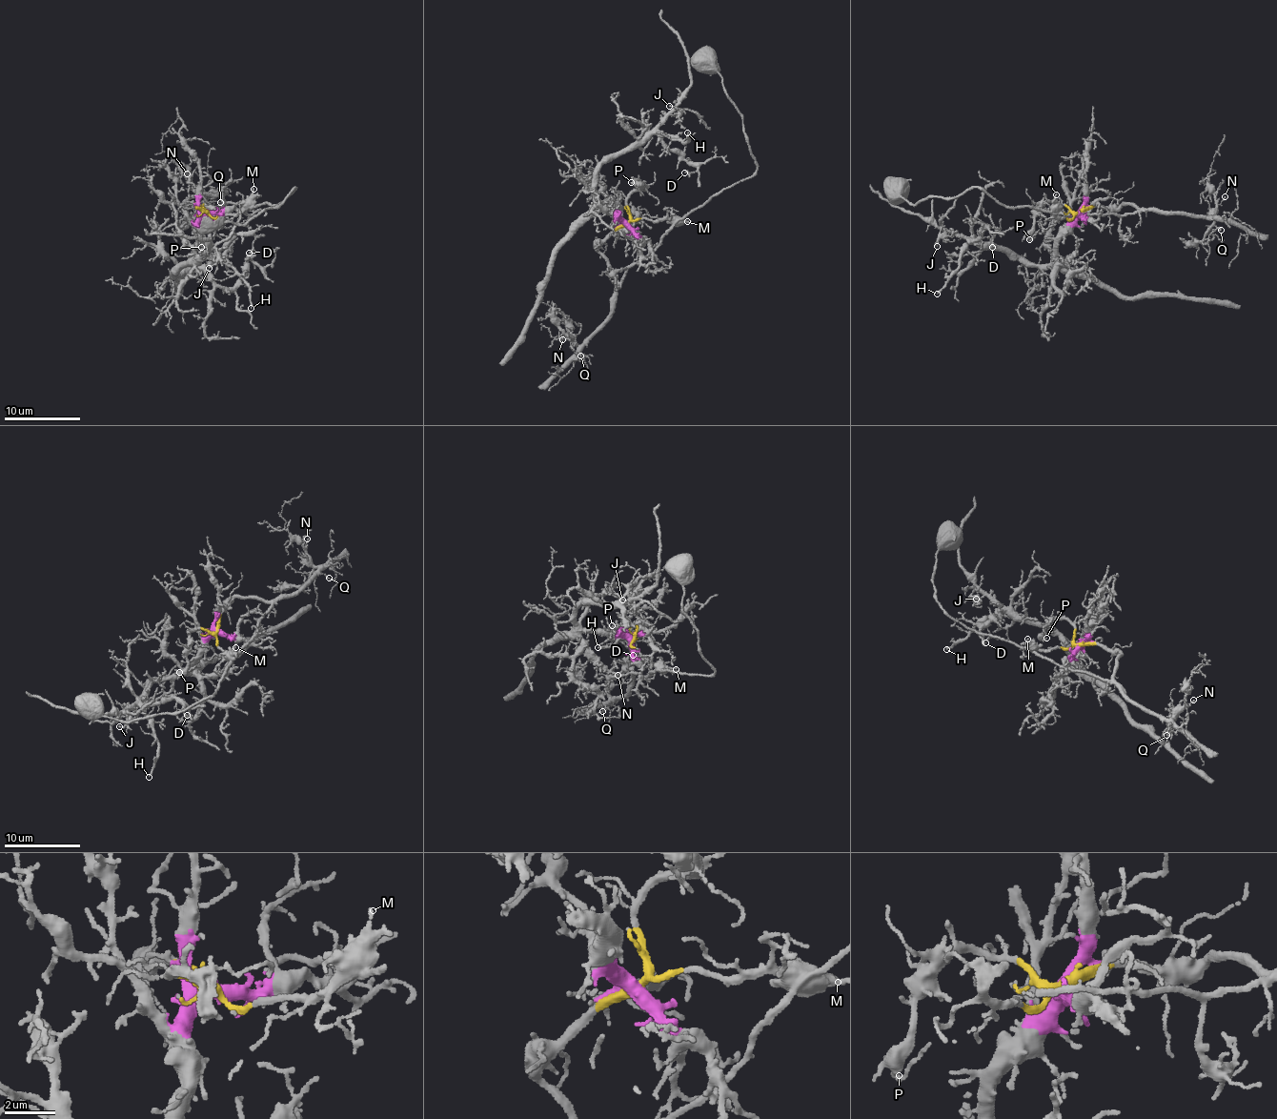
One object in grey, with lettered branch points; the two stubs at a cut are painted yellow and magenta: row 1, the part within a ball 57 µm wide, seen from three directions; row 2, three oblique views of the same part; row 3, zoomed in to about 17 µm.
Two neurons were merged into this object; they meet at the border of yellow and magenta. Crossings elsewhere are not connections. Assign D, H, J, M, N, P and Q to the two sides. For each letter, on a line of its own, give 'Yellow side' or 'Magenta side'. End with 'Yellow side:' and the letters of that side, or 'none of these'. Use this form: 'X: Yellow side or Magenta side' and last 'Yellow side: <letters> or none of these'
D: Magenta side
H: Magenta side
J: Magenta side
M: Yellow side
N: Yellow side
P: Yellow side
Q: Yellow side
Yellow side: M, N, P, Q

